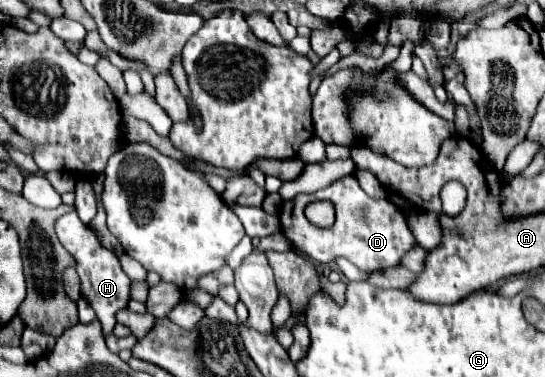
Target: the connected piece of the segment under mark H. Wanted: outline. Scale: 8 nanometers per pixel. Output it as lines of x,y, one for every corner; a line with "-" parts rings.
70,211
56,221
56,235
58,235
60,243
64,245
64,249
76,259
76,271
78,271
80,281
82,281
82,297
96,311
96,317
102,323
102,333
104,333
104,337
108,337
116,325
114,313
118,309
124,309
130,301
130,279
128,279
128,275
122,271
118,257
112,251
102,247
102,243
94,235
94,231
78,219
76,211

